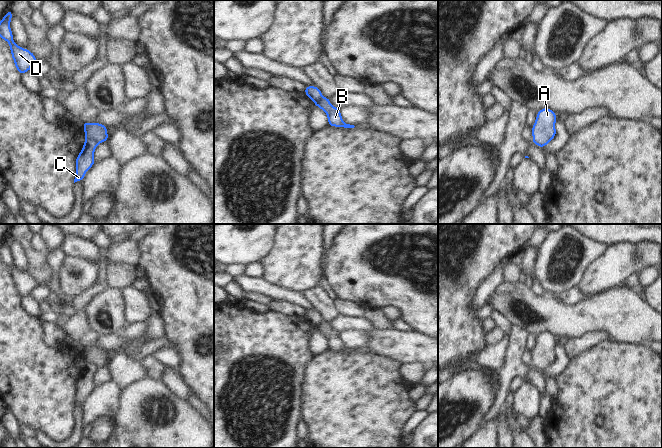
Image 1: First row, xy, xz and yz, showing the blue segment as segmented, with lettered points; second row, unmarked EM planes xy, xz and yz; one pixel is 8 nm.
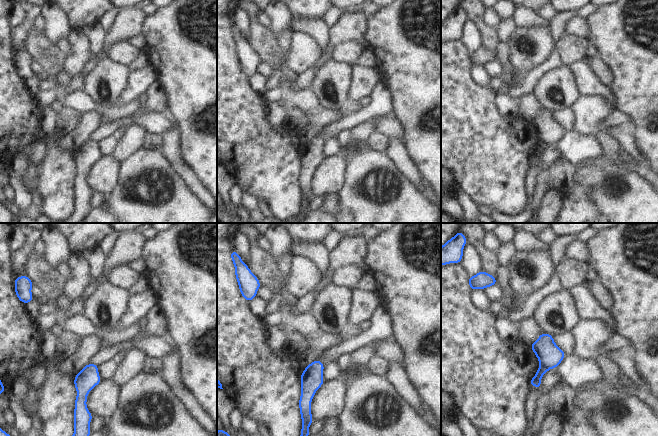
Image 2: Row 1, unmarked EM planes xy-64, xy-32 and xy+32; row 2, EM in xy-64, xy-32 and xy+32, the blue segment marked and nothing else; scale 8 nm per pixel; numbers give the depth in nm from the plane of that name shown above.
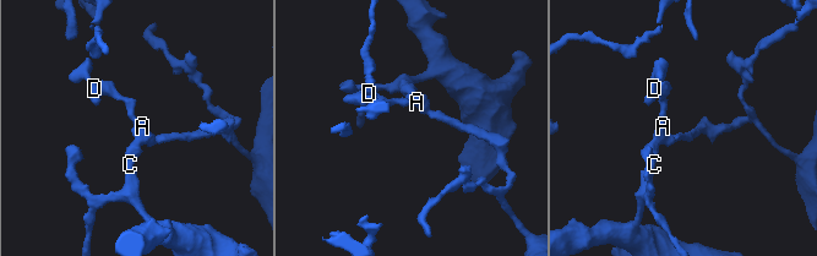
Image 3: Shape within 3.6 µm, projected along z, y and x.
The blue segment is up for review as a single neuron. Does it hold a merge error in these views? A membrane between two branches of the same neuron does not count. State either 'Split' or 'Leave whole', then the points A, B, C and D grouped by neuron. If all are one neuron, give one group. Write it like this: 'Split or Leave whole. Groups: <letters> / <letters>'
Split. Groups: A B D / C.

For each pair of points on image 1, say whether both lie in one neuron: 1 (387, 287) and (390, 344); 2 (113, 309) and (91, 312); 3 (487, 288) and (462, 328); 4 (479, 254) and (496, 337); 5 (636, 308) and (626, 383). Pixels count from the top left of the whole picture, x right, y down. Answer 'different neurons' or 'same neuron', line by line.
1: different neurons
2: same neuron
3: different neurons
4: different neurons
5: different neurons

